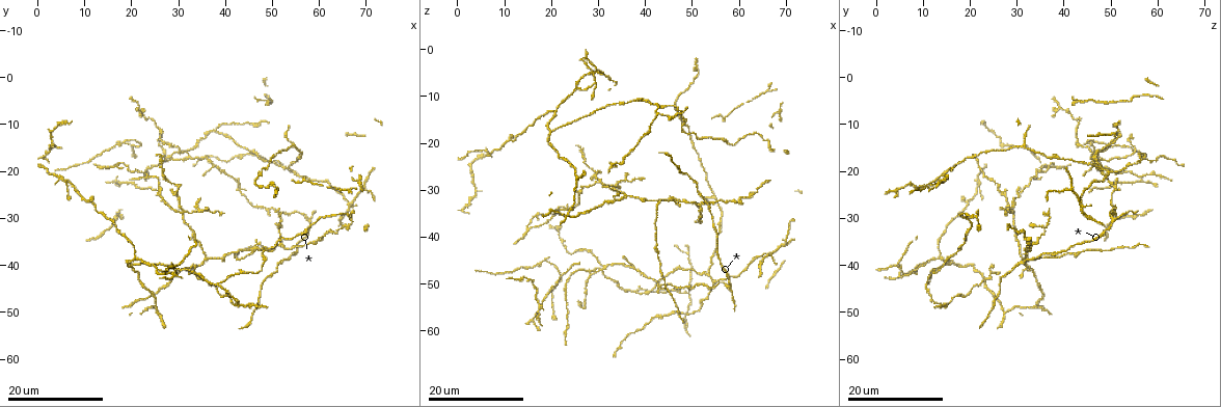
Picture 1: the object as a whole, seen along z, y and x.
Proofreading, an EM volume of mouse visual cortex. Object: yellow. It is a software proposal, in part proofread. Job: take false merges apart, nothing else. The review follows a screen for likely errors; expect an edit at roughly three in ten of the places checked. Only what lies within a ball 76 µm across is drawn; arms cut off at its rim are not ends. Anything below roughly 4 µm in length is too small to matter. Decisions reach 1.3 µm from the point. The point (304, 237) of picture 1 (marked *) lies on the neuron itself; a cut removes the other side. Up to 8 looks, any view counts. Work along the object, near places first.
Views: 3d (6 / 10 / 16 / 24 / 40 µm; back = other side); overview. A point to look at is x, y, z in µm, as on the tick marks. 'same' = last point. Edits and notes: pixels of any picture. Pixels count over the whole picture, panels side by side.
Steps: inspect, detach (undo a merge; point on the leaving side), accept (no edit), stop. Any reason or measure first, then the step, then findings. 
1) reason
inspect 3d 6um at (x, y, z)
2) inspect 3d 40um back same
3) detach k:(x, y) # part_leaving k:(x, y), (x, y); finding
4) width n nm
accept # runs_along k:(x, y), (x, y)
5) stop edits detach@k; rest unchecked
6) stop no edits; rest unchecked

two arms in line, one across
inspect 3d 16um at (53.5, 38.5, 33.0)

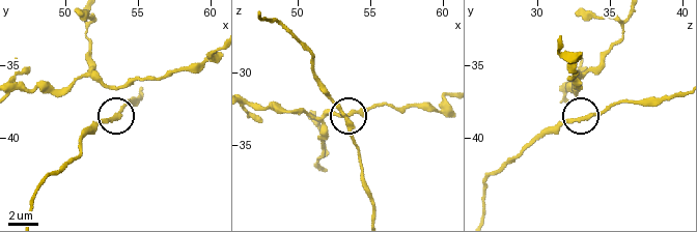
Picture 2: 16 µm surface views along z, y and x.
inspect 3d 6um at (53.6, 38.4, 33.4)

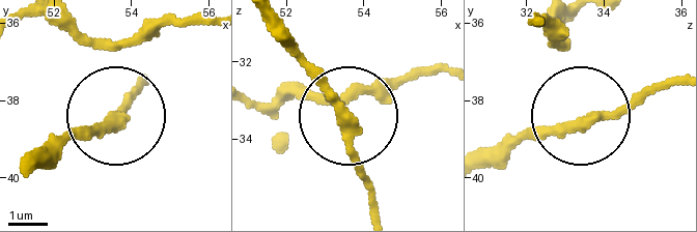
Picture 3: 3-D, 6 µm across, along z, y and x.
accept # runs_along 3:(675, 86), (509, 136); all the same neuron

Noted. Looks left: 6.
three arms meet
inspect 3d 16um at (54.5, 14.0, 31.5)

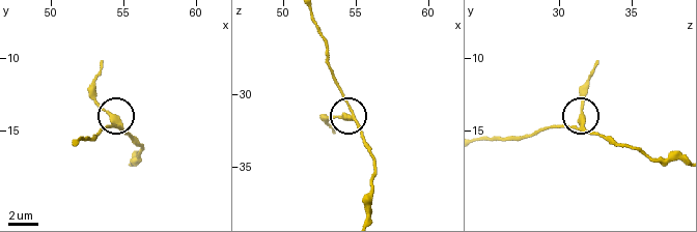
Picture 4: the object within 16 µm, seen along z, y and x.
inspect 3d 10um at (54.4, 14.4, 31.6)

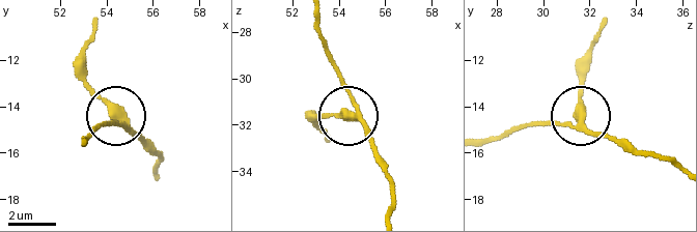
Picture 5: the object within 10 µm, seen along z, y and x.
accept # runs_along 5:(678, 170), (589, 129), (578, 108), (582, 75); continuous, no second neuron

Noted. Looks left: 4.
small branch off a trunk
inspect 3d 24um at (49.5, 5.0, 43.5)

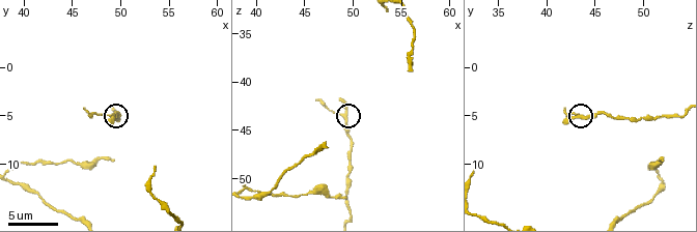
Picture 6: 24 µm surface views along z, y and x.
inspect 3d 10um at (49.2, 5.0, 43.8)

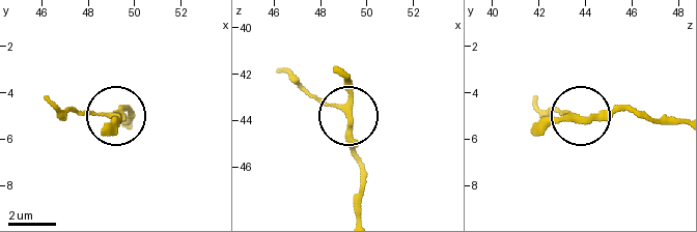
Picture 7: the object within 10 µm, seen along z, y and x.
width 230 nm
accept # all the same neuron

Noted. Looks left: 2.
arms part here
inspect 3d 16um at (38.0, 12.0, 52.0)

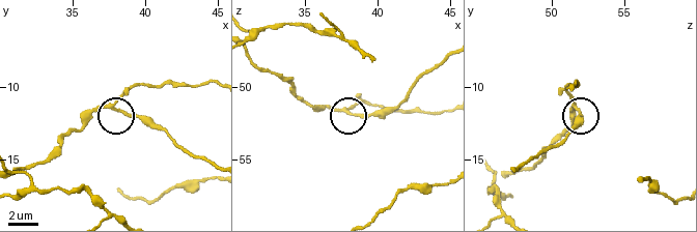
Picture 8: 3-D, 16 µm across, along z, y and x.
inspect 3d 6um at (38.0, 11.2, 51.6)

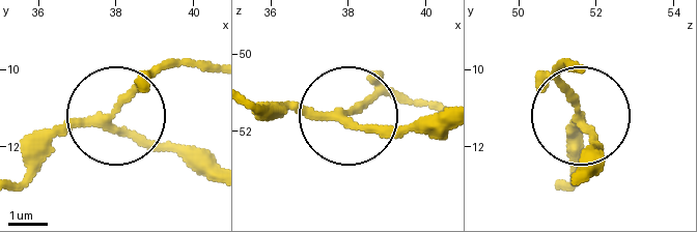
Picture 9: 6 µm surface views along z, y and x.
arms 3
accept # runs_along 9:(250, 100), (270, 110), (339, 110), (415, 100); continuous, no second neuron

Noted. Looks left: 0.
stop no edits; rest unchecked

